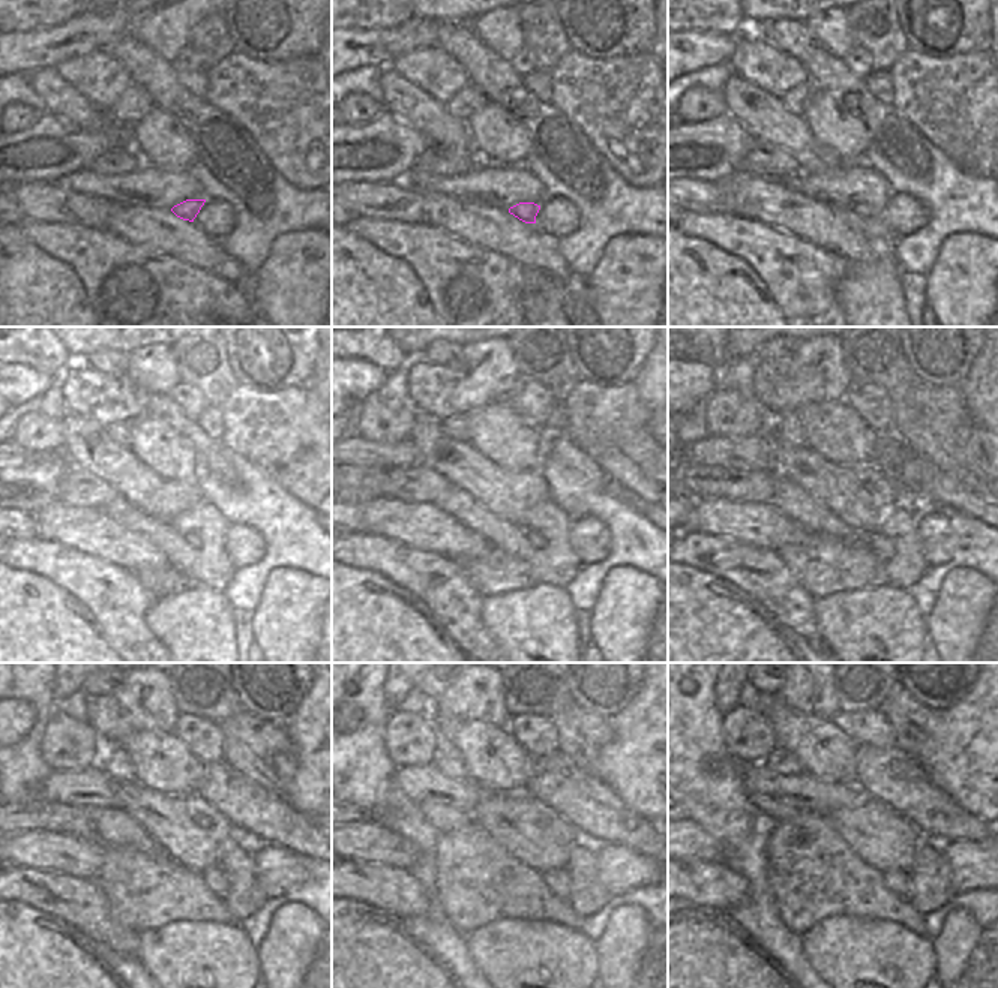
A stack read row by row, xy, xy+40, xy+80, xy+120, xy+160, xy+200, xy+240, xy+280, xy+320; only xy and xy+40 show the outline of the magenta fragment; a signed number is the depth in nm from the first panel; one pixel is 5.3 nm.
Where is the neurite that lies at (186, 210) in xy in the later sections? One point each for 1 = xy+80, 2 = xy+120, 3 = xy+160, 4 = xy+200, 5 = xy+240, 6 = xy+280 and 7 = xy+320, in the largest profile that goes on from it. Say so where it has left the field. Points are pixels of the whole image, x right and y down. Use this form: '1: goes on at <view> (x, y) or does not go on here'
1: goes on at xy+80 (860, 209)
2: goes on at xy+120 (192, 540)
3: goes on at xy+160 (535, 540)
4: goes on at xy+200 (881, 546)
5: goes on at xy+240 (213, 877)
6: goes on at xy+280 (559, 882)
7: goes on at xy+320 (898, 882)

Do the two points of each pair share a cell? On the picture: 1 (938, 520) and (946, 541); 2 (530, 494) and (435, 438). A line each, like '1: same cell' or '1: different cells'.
1: same cell
2: same cell

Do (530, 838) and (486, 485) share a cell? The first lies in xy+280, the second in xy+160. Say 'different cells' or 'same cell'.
same cell

